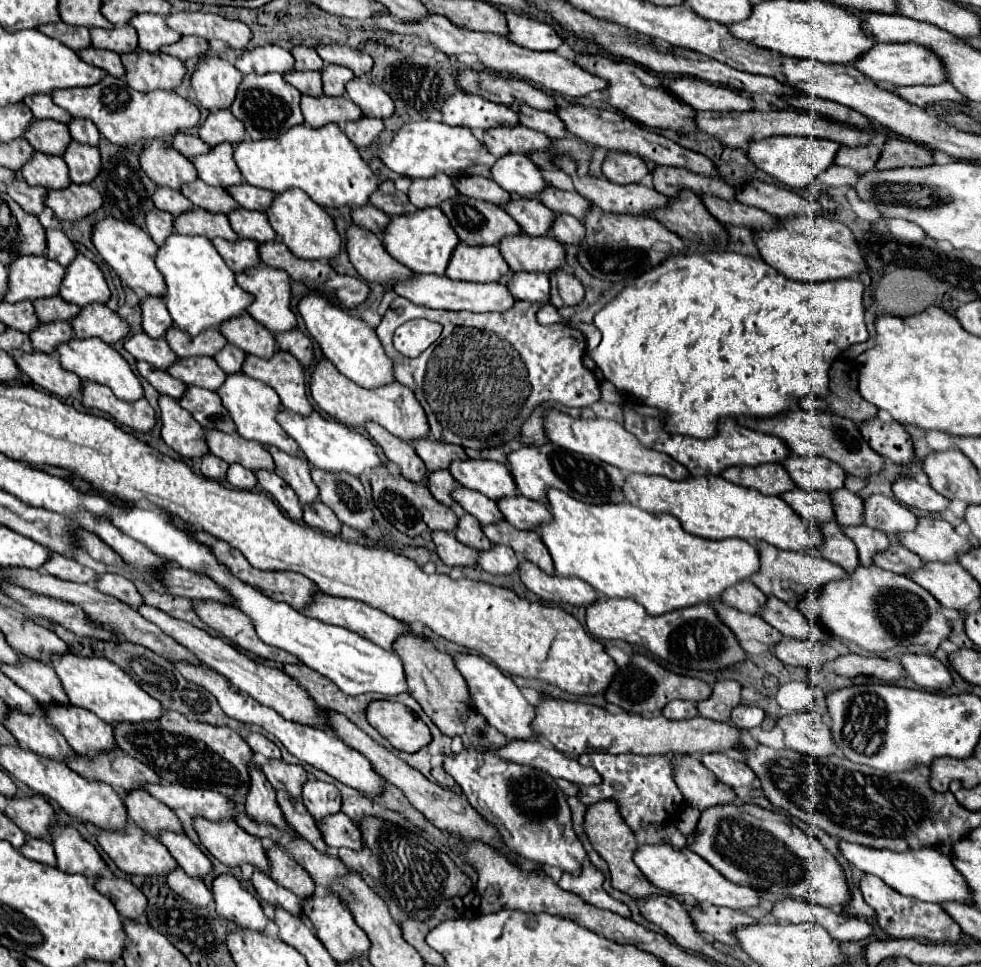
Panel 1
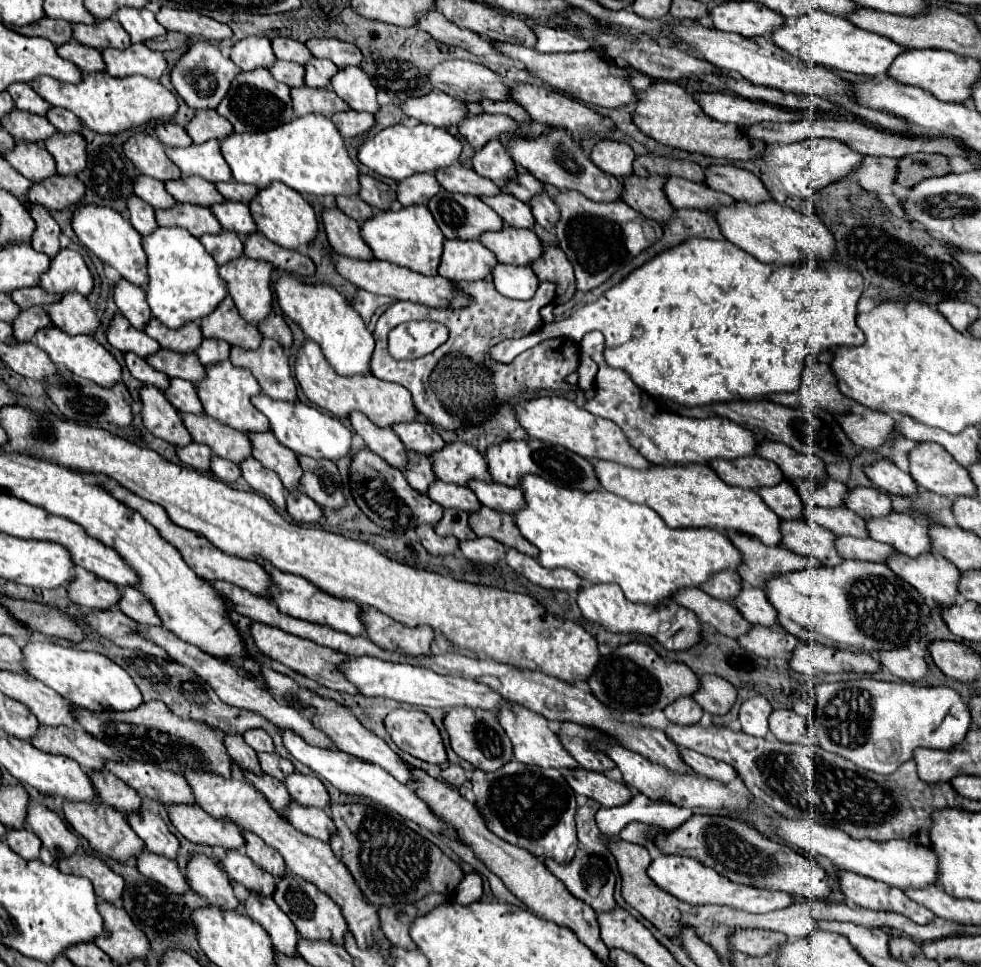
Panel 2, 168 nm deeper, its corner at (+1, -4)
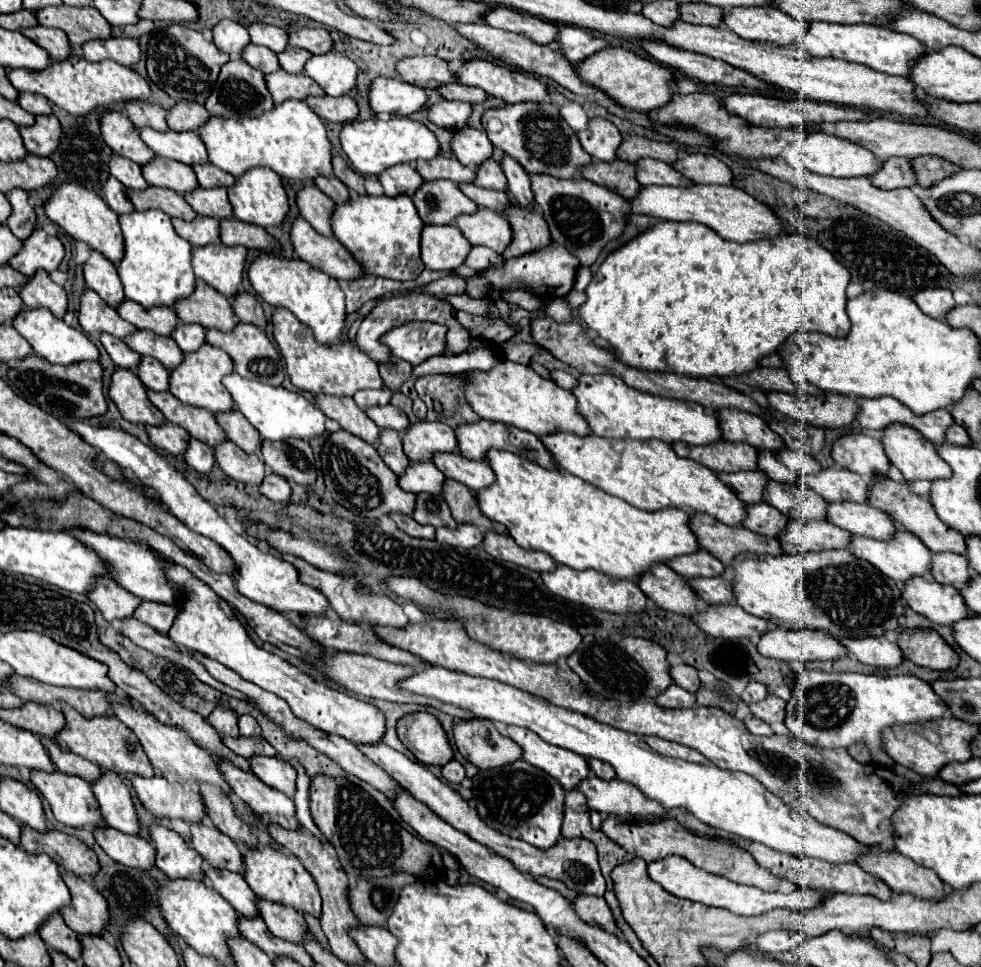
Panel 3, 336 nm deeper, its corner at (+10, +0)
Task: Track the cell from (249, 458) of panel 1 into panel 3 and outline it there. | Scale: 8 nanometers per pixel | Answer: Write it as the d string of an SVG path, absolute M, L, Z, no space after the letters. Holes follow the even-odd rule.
M146 391L146 393L148 393L148 399L162 411L162 415L168 421L184 427L190 433L190 437L196 437L210 447L214 447L216 443L226 439L224 431L220 429L220 425L216 423L214 415L210 411L180 403L168 391Z

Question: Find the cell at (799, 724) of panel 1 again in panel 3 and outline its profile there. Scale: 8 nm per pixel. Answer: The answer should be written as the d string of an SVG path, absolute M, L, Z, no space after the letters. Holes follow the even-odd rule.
M768 695L766 699L754 703L754 705L748 705L750 713L756 715L758 719L774 725L774 723L782 723L784 721L784 715L786 715L786 701L782 701L780 697L776 695Z

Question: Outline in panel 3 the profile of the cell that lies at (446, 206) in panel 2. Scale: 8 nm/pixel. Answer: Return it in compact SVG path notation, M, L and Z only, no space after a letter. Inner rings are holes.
M444 179L424 181L412 195L412 201L426 225L448 225L458 215L474 213L478 209L472 199L462 195L456 183Z

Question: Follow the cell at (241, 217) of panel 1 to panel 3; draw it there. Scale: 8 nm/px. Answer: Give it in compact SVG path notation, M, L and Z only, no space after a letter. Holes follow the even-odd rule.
M214 187L214 189L194 189L184 193L186 203L192 205L192 209L198 215L212 215L216 219L228 219L232 217L232 207L226 195L226 187Z

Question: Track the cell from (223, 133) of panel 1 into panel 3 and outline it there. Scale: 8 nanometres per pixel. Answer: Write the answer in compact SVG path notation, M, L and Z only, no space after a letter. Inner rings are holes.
M178 101L166 111L166 123L172 131L198 131L206 123L210 113L196 101Z

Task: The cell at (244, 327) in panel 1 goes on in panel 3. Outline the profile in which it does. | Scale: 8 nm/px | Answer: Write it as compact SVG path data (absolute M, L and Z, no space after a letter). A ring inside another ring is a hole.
M196 279L196 291L188 299L180 299L174 311L184 323L200 323L206 329L230 331L236 325L232 305L216 289L208 287L202 279Z

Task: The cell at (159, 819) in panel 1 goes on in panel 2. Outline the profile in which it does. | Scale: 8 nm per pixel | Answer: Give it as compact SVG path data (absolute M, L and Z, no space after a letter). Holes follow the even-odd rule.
M107 769L93 773L91 779L93 779L93 787L97 789L97 793L105 805L109 805L125 815L141 811L141 797L137 795L137 791L127 787L119 777L109 773Z

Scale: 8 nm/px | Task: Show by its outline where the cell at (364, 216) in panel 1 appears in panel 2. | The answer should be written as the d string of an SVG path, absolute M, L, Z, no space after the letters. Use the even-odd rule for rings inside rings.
M337 197L337 207L357 223L365 223L373 217L373 209L359 197Z

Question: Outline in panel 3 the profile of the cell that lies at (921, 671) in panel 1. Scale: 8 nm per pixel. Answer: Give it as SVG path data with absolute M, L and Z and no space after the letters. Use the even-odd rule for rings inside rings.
M886 637L872 639L840 639L840 643L848 649L848 655L858 659L864 665L874 667L896 667L904 659L900 647L890 643Z

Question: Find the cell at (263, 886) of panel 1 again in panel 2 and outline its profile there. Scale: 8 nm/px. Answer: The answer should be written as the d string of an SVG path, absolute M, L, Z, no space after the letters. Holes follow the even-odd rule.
M227 851L223 865L225 865L229 877L235 879L237 883L241 883L243 887L247 887L249 891L255 891L255 893L265 895L265 897L273 897L273 891L277 885L275 879L269 873L265 873L263 869L259 869L245 855L245 851Z

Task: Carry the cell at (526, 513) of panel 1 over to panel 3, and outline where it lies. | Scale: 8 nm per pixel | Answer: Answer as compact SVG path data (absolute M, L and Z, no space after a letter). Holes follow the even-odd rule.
M460 453L436 455L436 459L432 461L444 473L444 477L458 481L472 491L478 491L494 483L494 473L490 465L484 461L472 461L472 459L462 457Z

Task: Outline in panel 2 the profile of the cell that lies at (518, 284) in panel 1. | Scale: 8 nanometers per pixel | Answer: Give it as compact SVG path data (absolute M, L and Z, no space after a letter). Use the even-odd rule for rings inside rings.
M497 265L493 269L495 289L511 299L531 299L537 291L539 279L531 267L515 265Z

